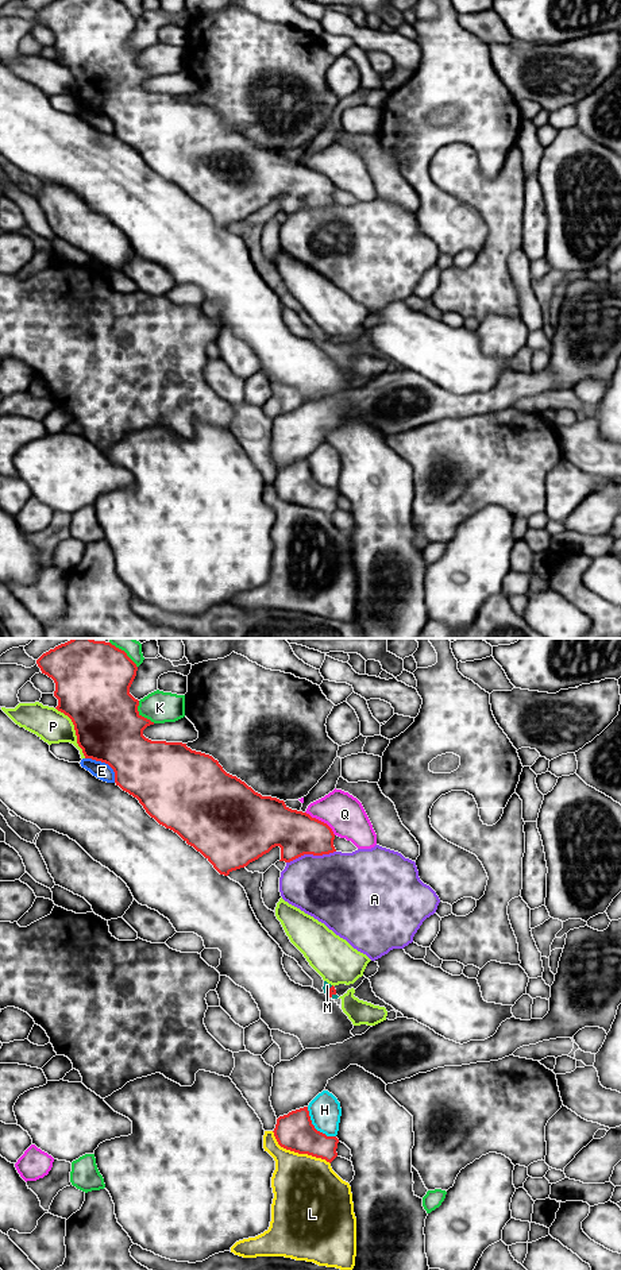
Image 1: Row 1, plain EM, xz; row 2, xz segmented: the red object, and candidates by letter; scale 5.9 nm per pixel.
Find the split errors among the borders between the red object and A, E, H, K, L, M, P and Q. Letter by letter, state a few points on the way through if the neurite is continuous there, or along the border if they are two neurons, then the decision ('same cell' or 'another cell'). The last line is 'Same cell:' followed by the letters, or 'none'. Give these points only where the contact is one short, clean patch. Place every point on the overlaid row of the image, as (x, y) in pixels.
A: another cell
E: border along xz (85, 757), (104, 761), (112, 769), (115, 782); another cell
H: another cell
K: another cell
L: another cell
M: border along xz (332, 985), (326, 994); another cell
P: another cell
Q: another cell
Same cell: none

